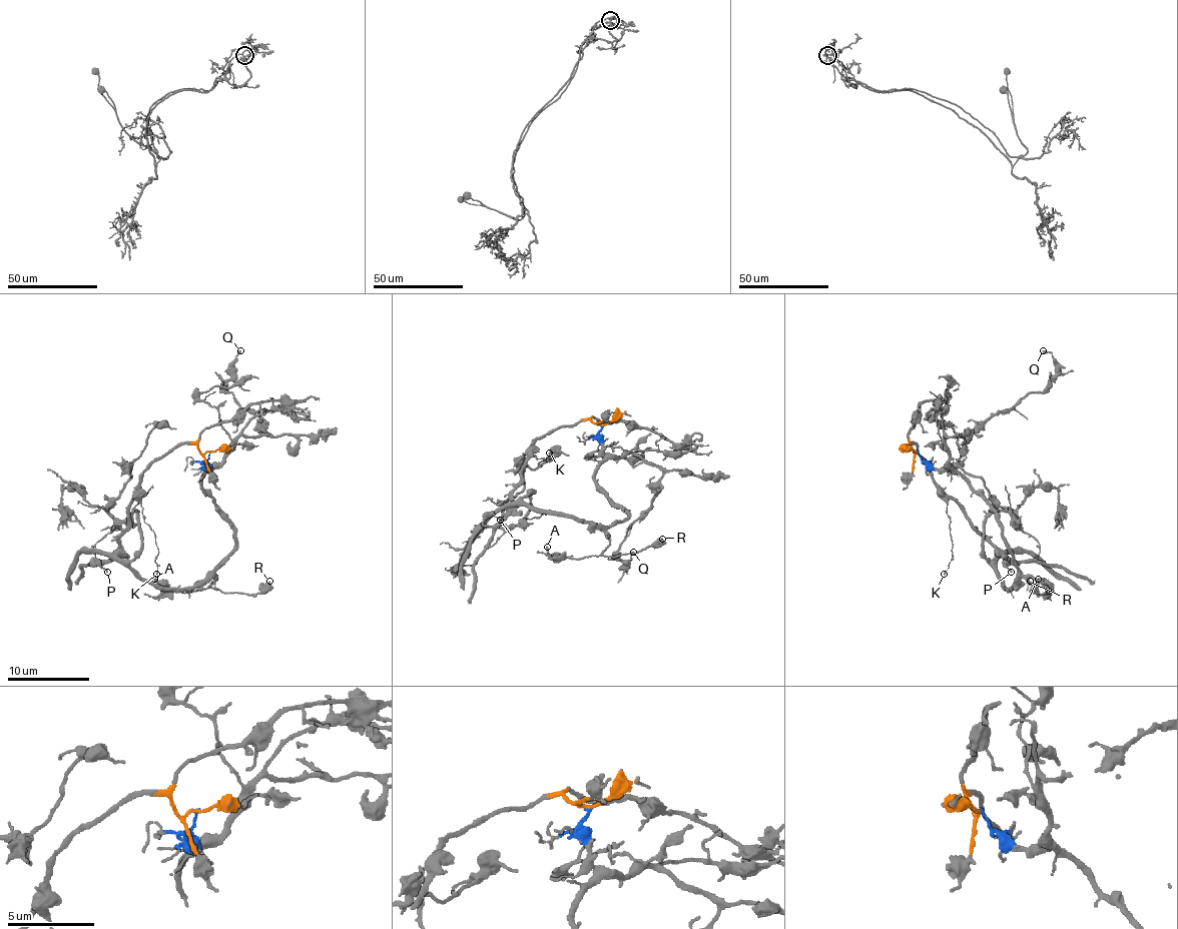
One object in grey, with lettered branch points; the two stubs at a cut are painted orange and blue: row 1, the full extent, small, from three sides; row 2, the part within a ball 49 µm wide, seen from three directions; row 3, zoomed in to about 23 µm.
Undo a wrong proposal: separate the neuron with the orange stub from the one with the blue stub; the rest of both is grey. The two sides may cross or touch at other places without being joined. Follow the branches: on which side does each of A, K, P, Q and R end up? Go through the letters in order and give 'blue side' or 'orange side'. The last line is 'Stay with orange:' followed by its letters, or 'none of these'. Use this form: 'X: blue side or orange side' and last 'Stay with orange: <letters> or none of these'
A: blue side
K: orange side
P: orange side
Q: blue side
R: blue side
Stay with orange: K, P

